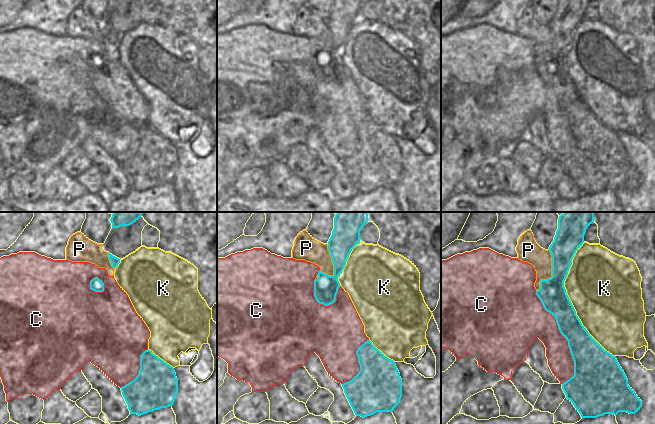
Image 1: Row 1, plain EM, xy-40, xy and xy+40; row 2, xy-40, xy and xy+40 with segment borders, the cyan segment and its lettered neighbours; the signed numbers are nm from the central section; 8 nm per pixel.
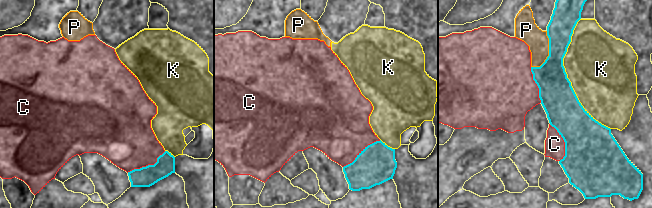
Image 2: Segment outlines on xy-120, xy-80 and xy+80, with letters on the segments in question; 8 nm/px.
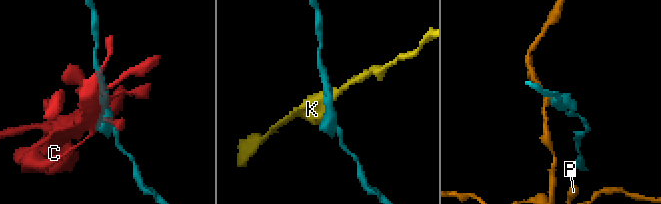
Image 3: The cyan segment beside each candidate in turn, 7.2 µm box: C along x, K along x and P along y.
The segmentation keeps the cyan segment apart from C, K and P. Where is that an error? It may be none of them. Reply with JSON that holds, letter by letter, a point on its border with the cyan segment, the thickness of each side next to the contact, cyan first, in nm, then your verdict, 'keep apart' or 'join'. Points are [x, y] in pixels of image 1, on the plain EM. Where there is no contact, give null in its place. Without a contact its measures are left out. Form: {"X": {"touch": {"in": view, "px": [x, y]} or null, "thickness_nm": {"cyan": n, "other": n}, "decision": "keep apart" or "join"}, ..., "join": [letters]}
{"C": {"touch": {"in": "xy+40", "px": [564, 113]}, "thickness_nm": {"cyan": 260, "other": 240}, "decision": "keep apart"}, "K": {"touch": {"in": "xy+40", "px": [570, 77]}, "thickness_nm": {"cyan": 220, "other": 500}, "decision": "keep apart"}, "P": {"touch": {"in": "xy+40", "px": [552, 49]}, "thickness_nm": {"cyan": 220, "other": 170}, "decision": "keep apart"}, "join": []}

